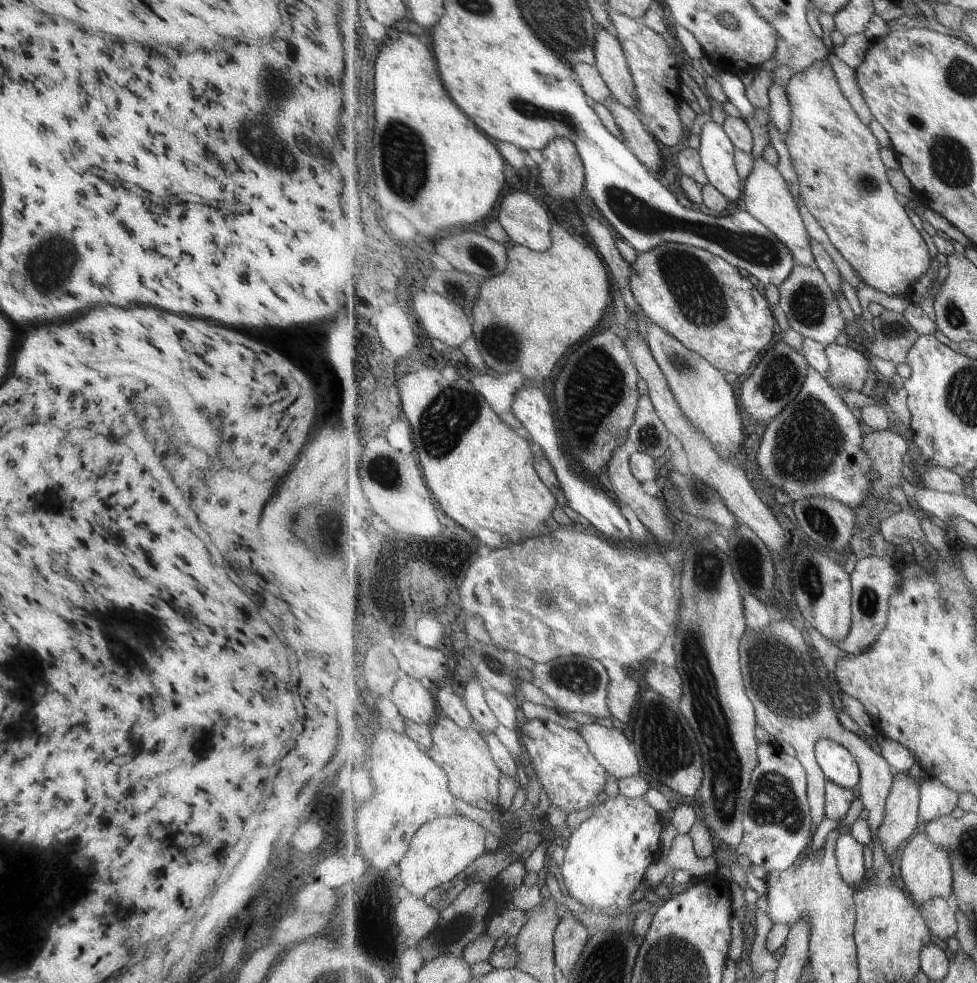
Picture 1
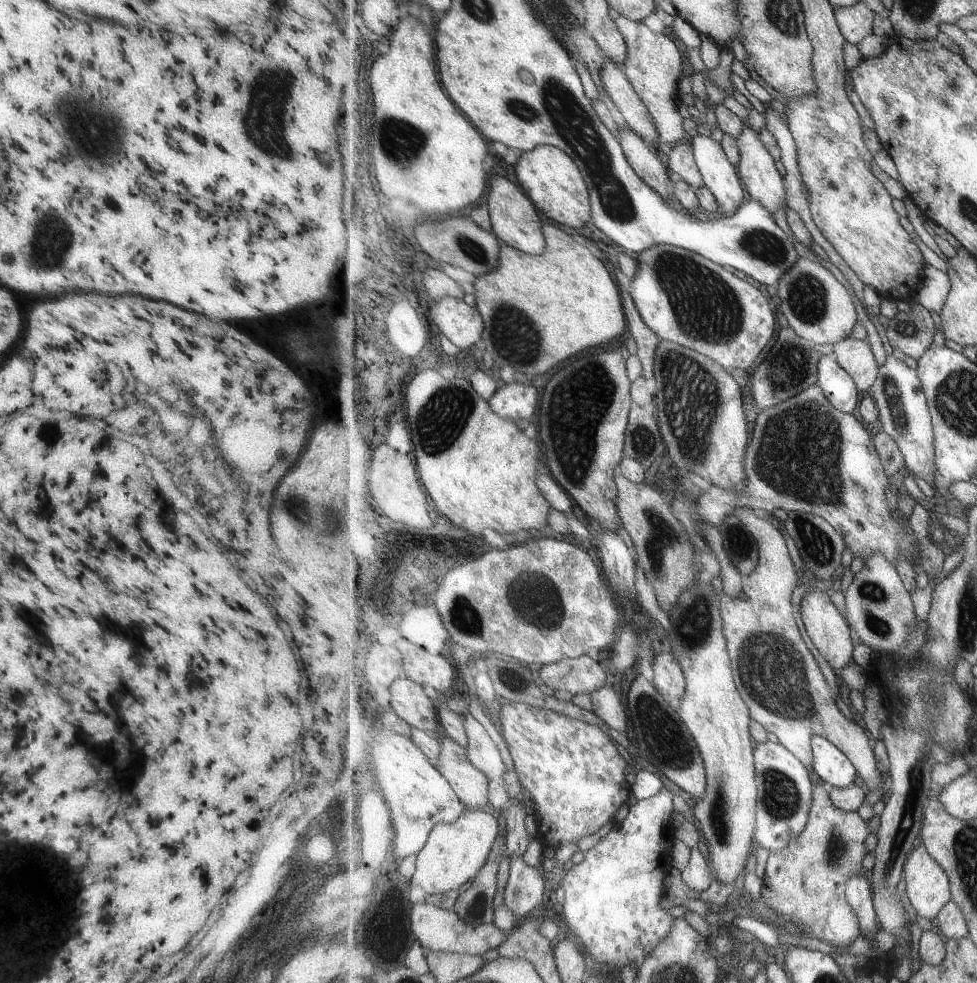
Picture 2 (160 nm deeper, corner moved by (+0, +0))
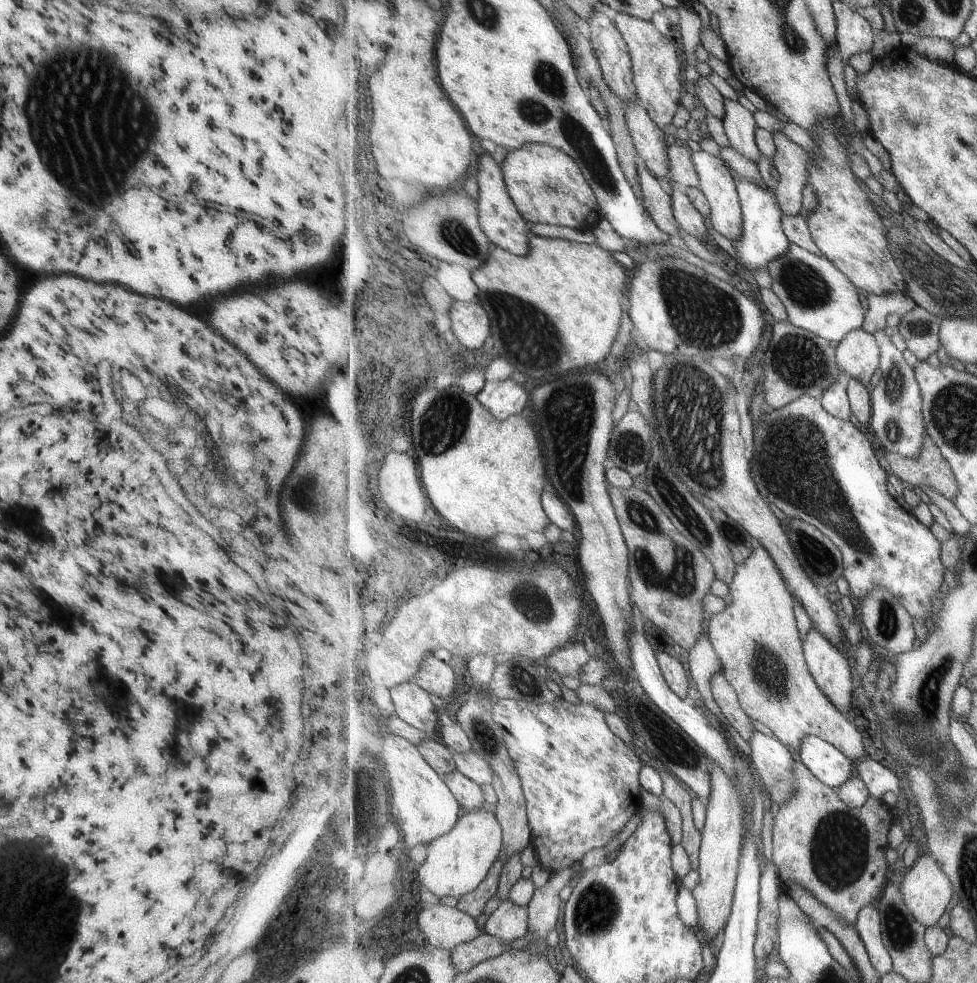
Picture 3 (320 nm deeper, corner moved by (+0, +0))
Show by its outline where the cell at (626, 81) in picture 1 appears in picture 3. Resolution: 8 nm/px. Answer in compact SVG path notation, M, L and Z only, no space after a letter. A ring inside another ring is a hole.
M623 102L625 102L628 127L634 138L638 153L647 168L661 180L662 184L669 190L672 190L676 184L673 180L669 181L666 179L670 171L668 155L670 146L667 146L663 130L639 102Z

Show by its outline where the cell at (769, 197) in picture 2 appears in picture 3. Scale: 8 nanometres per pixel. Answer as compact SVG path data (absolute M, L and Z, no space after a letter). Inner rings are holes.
M726 98L726 113L723 122L732 142L732 148L754 163L759 160L762 152L757 144L757 122L755 122L753 112L749 112L737 99Z

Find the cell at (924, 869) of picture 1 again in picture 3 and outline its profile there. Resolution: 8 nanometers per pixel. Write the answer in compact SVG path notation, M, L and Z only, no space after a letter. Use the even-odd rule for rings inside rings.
M928 851L919 853L914 866L901 873L901 877L905 902L907 902L907 907L911 910L913 917L925 927L935 926L939 922L939 918L948 911L949 902L955 893L952 879L945 874L940 864Z

